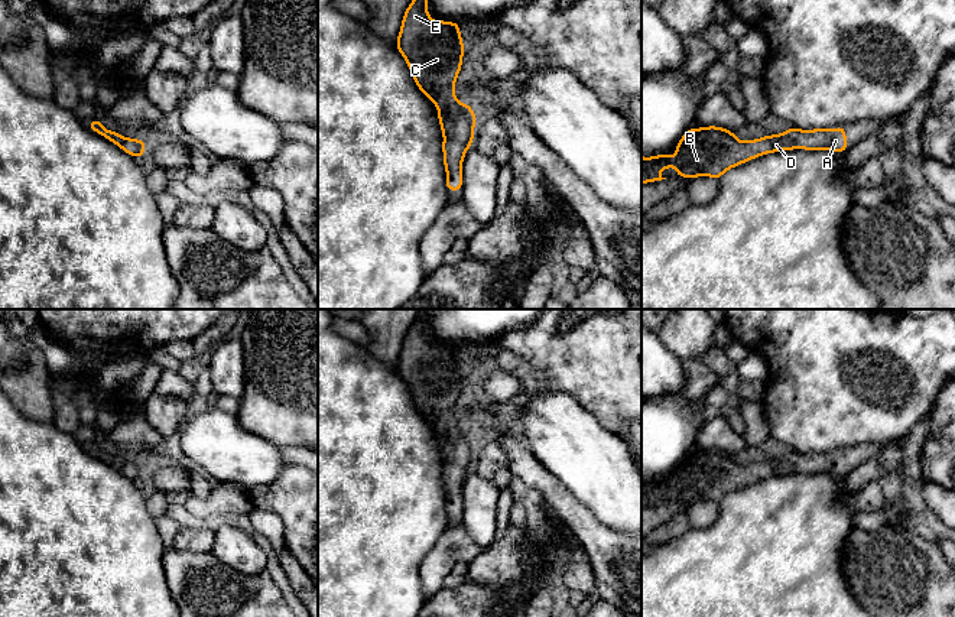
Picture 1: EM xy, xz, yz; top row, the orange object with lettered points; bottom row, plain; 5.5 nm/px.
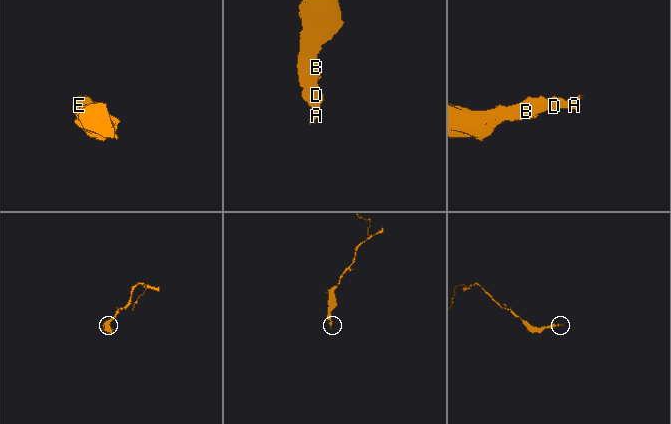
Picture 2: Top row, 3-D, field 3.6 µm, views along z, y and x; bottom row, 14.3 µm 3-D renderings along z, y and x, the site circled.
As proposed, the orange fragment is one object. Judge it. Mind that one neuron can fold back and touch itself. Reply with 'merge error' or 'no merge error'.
no merge error

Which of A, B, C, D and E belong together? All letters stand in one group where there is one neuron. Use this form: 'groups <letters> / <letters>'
groups A B C D E

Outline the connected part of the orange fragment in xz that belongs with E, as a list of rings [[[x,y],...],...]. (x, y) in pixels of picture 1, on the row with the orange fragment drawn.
[[[413,0],[403,14],[396,48],[406,59],[418,88],[439,108],[446,189],[462,191],[462,159],[474,140],[477,116],[459,103],[454,85],[465,48],[459,23],[431,20],[428,0]]]

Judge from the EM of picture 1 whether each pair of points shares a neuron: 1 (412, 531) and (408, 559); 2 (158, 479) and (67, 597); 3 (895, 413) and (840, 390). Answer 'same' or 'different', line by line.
1: same
2: different
3: same

